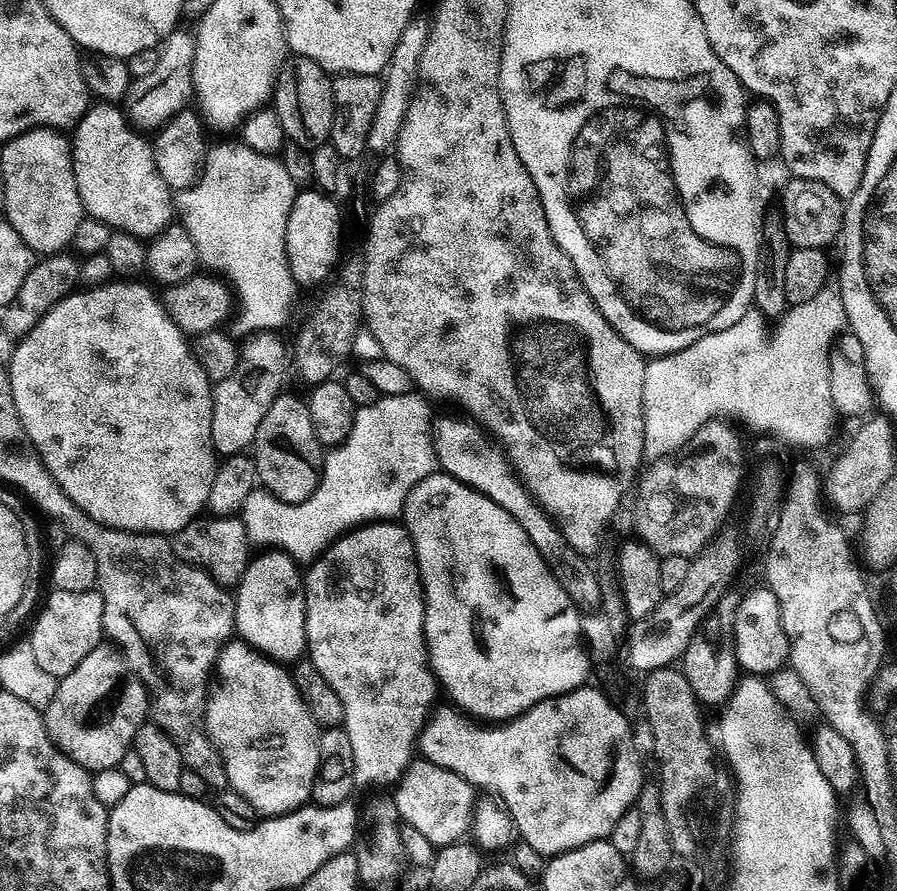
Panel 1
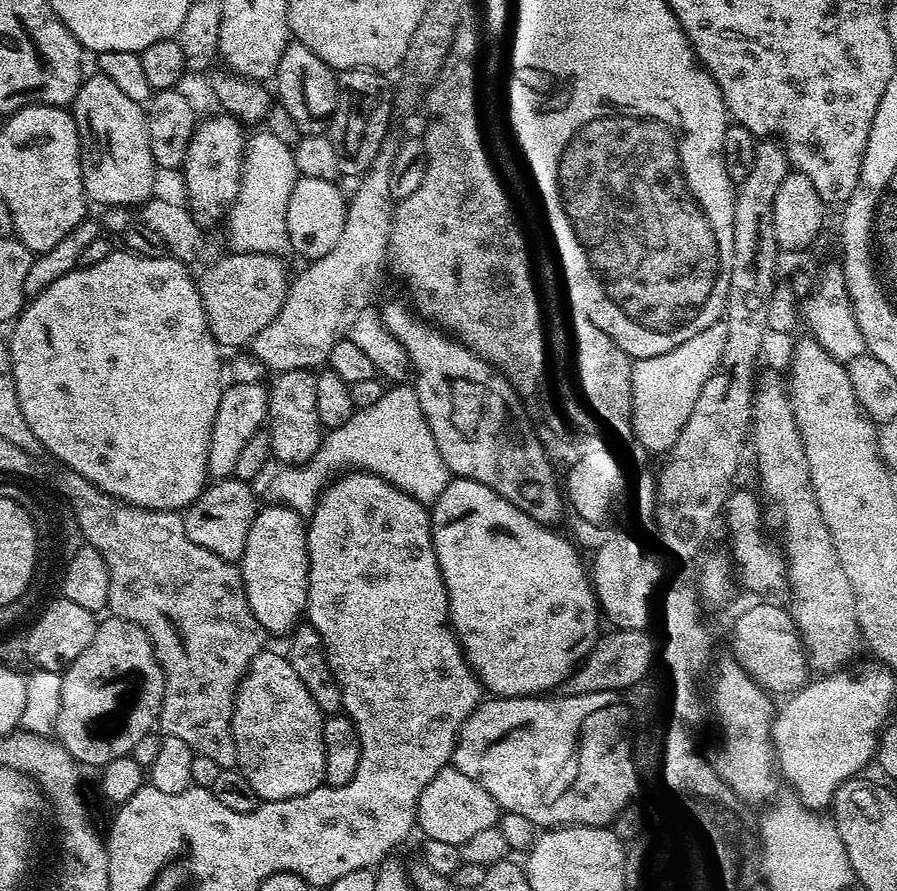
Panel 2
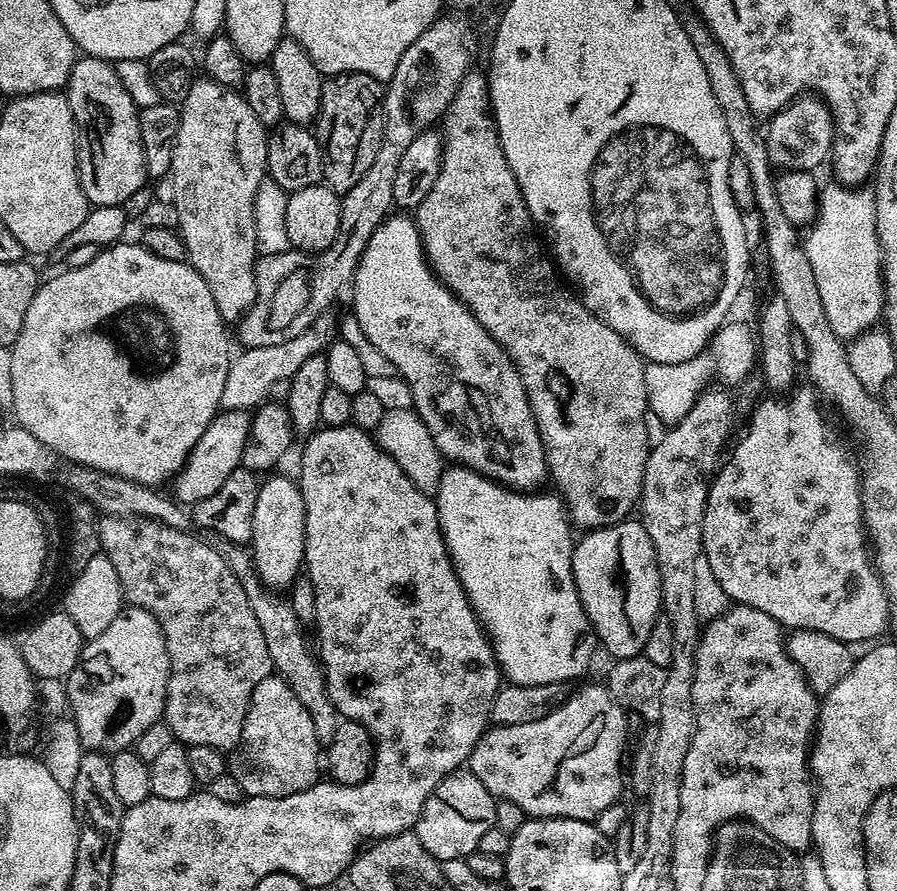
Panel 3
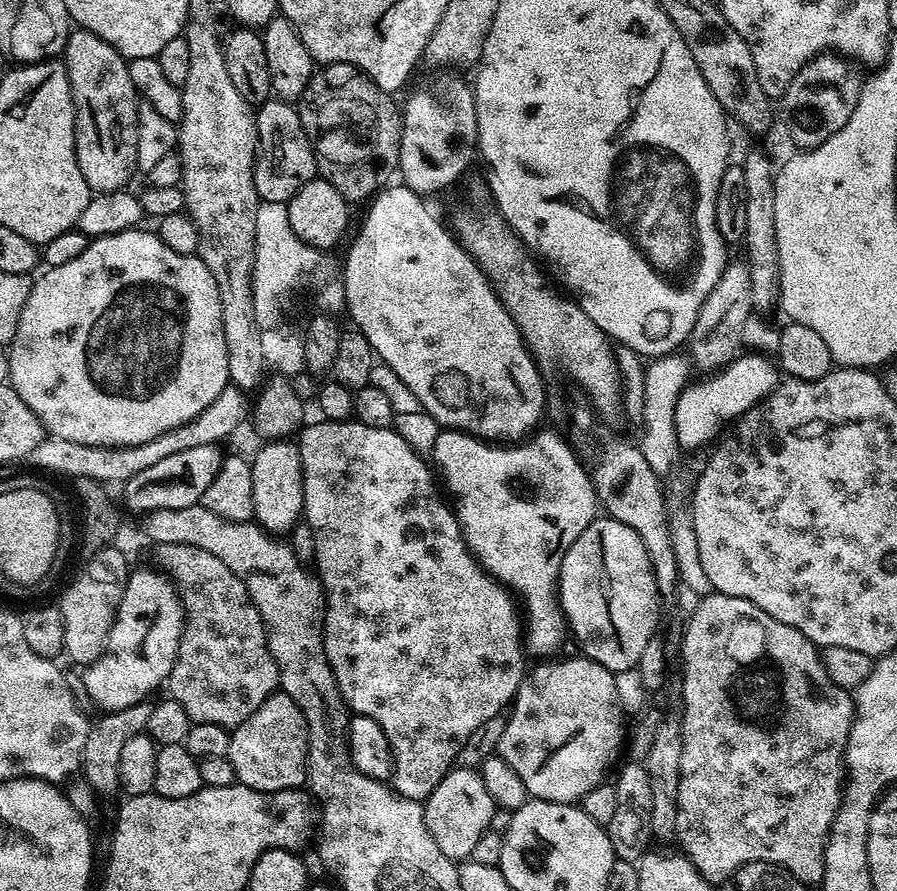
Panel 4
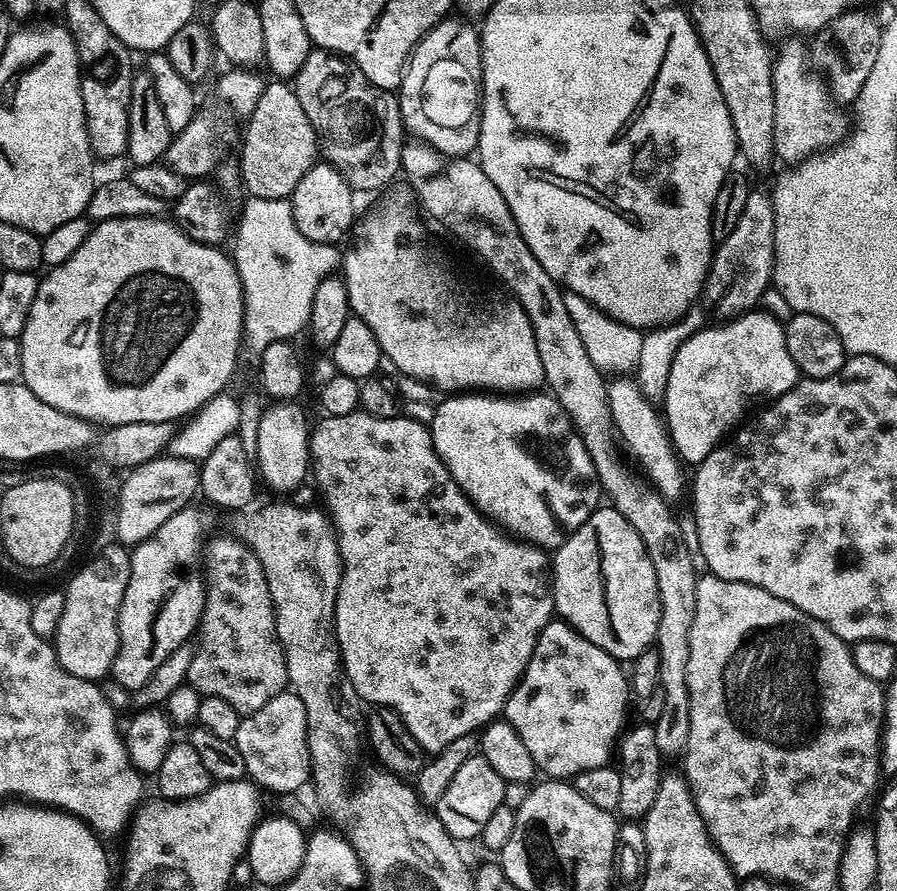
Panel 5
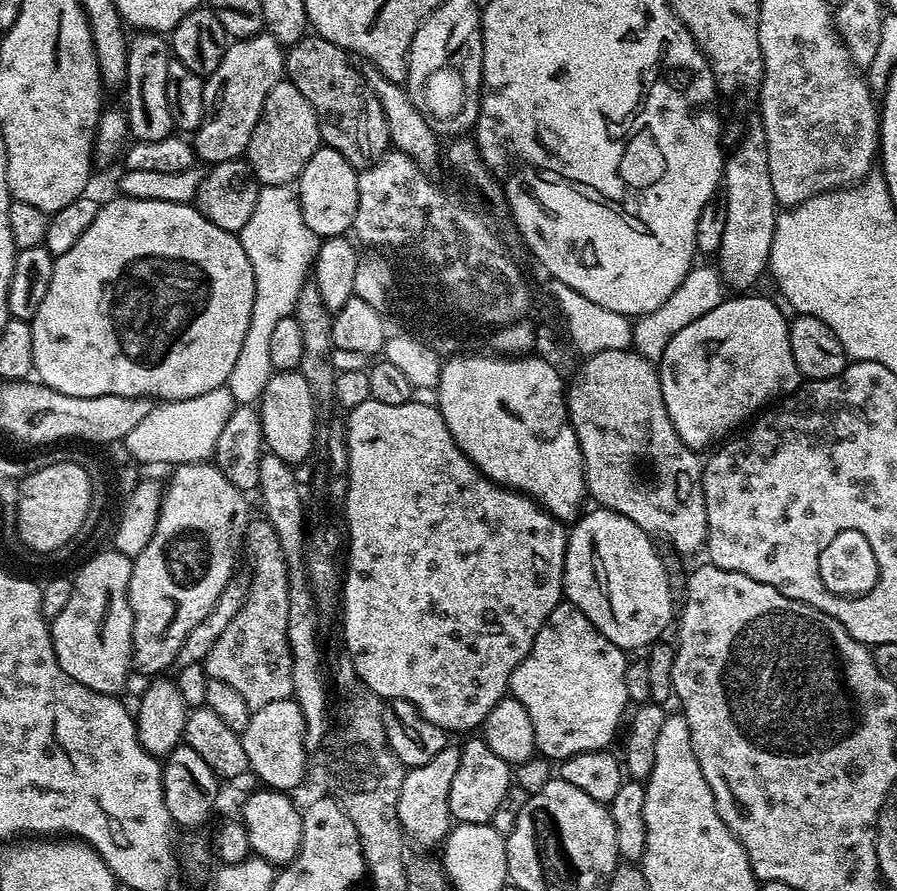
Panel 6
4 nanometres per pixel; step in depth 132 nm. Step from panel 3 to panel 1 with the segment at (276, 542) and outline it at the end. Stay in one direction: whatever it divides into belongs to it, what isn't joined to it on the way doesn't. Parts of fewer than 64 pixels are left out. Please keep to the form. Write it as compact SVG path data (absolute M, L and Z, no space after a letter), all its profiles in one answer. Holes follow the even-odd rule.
M264 550L261 556L253 555L248 561L240 583L235 585L234 599L236 601L236 632L245 644L264 653L269 660L277 662L295 662L305 655L308 647L306 634L306 602L304 601L304 577L297 561L286 552L279 550Z

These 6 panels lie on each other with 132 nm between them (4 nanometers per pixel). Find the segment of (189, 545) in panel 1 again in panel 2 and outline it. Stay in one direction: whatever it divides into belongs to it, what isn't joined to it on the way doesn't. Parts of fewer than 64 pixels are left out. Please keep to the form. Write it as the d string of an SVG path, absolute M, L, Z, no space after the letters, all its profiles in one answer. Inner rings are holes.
M235 478L209 483L201 492L199 498L183 509L182 515L184 517L184 534L186 538L222 560L239 561L240 555L244 553L244 547L246 546L246 534L250 534L252 519L255 518L258 511L258 503L256 504L256 496L252 493L252 487L253 485L249 481Z

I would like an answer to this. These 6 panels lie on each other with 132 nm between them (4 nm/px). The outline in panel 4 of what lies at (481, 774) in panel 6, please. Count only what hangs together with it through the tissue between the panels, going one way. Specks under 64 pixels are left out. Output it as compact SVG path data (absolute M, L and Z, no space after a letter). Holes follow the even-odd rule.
M472 766L453 767L442 778L442 782L434 786L423 805L430 838L438 842L438 850L442 850L442 854L457 862L471 857L478 838L482 838L482 834L493 827L492 815L498 812L496 803L490 798L490 790L486 790L486 782L482 782L479 771Z

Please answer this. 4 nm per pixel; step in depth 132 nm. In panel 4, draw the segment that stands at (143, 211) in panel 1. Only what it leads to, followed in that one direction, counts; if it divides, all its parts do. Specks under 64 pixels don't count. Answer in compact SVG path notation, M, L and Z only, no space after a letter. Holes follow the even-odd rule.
M76 28L68 33L68 41L62 53L62 63L68 75L72 101L76 107L76 157L78 158L78 166L82 170L82 178L86 178L86 182L92 187L93 193L123 189L128 184L126 182L131 178L132 172L137 171L136 155L138 154L138 110L136 109L138 97L134 90L134 82L130 82L128 60L118 50L114 50L114 46L110 46L110 42L102 42L102 38L98 38L98 34L90 34L90 30L85 28Z

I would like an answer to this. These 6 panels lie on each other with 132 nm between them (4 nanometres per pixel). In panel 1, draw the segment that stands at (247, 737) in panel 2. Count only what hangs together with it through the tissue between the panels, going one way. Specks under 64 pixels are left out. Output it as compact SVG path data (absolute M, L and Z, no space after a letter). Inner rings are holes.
M239 638L225 644L214 665L214 683L204 706L204 731L222 758L228 788L241 795L261 817L285 816L311 801L320 761L321 729L296 688L289 669L269 660Z

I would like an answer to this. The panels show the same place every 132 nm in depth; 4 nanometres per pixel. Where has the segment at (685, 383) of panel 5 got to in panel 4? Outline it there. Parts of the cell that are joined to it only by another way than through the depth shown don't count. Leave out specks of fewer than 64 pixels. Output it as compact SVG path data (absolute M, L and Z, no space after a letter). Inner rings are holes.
M741 354L719 372L704 378L701 384L689 383L681 392L674 410L674 426L681 449L700 448L708 443L711 445L721 435L720 427L724 423L727 425L735 421L743 412L771 394L778 383L776 372L777 365L767 355Z

